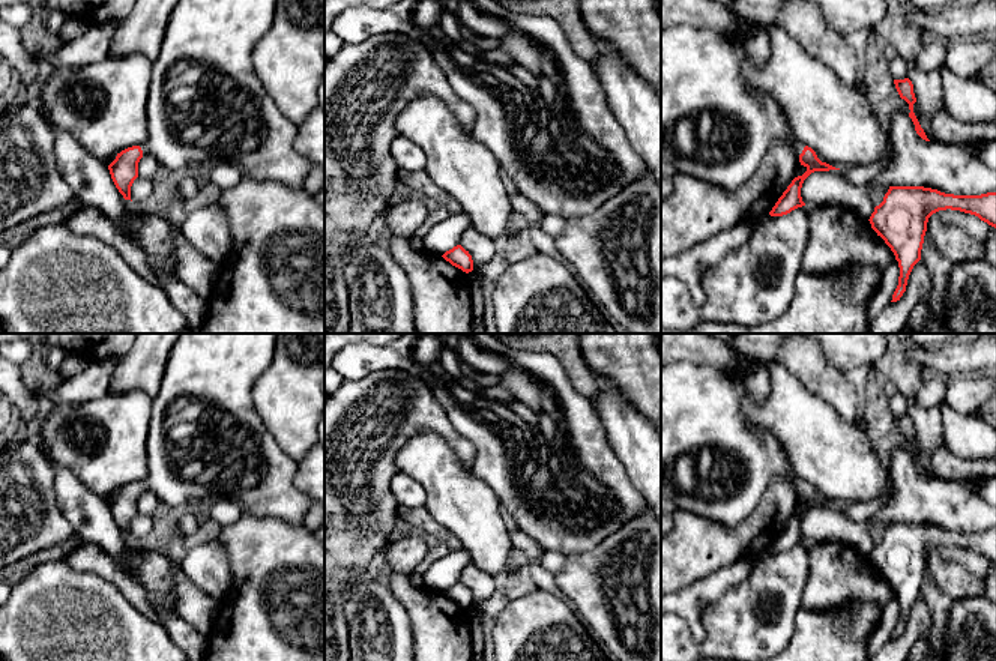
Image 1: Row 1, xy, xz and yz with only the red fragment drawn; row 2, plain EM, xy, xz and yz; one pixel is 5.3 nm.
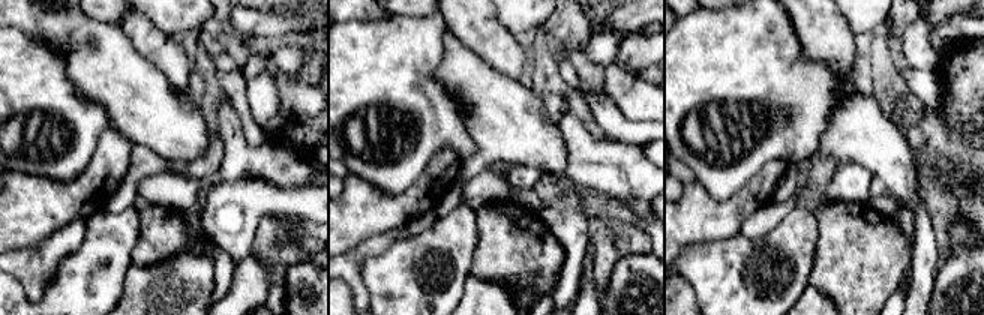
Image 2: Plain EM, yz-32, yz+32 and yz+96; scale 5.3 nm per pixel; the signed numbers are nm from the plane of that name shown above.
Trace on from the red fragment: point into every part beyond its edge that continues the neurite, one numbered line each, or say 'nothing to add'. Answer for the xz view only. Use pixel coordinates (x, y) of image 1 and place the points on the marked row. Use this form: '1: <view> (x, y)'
nothing to add

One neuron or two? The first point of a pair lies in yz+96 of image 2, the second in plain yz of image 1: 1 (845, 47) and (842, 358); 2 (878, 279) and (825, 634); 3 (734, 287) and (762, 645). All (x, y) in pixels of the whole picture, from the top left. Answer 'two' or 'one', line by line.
1: two
2: two
3: one

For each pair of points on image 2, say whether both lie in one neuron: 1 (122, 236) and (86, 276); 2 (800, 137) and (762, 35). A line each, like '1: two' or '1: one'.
1: one
2: one

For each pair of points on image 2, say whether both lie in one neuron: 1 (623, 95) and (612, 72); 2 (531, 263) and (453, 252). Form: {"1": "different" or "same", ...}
{"1": "same", "2": "different"}

